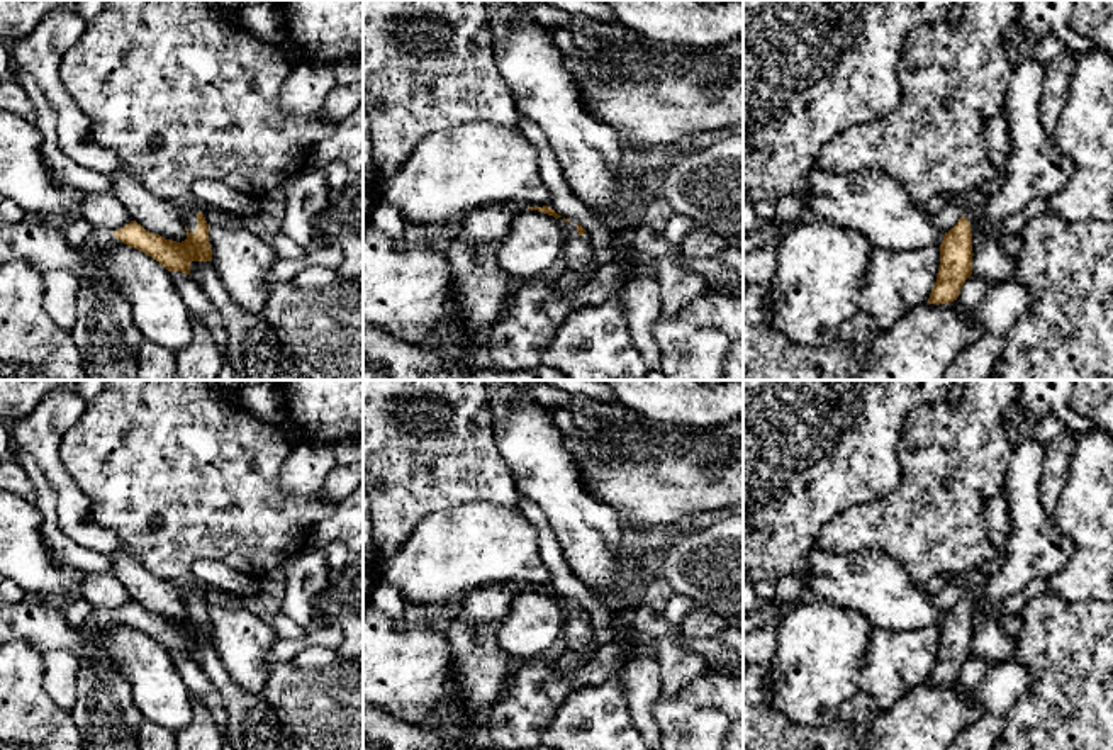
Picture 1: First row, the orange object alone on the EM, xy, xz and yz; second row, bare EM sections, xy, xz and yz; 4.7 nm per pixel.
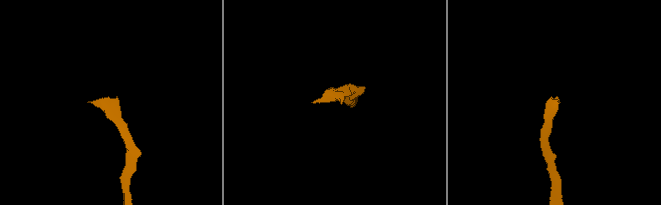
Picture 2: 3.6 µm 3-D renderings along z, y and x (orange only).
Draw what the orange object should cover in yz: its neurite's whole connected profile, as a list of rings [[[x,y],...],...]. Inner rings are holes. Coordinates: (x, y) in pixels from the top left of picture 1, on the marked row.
[[[1020,0],[1018,24],[1025,31],[1020,63],[1013,68],[1006,114],[1011,132],[1011,154],[999,190],[979,212],[965,212],[943,236],[940,268],[930,304],[957,300],[972,275],[972,236],[993,229],[1021,212],[1032,200],[1050,197],[1064,188],[1074,173],[1067,158],[1040,120],[1043,63],[1035,58],[1037,46],[1054,31],[1071,27],[1074,0]]]

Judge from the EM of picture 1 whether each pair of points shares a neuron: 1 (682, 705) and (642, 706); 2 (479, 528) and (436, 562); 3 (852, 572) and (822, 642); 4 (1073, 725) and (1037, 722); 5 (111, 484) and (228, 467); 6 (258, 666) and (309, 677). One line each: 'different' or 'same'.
1: different
2: same
3: different
4: same
5: same
6: different

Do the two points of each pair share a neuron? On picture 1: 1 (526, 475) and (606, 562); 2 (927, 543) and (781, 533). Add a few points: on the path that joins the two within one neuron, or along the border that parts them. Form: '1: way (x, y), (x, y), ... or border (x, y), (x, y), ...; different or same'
1: way (548, 496), (592, 540); same
2: border (845, 508), (820, 530), (815, 545); different

